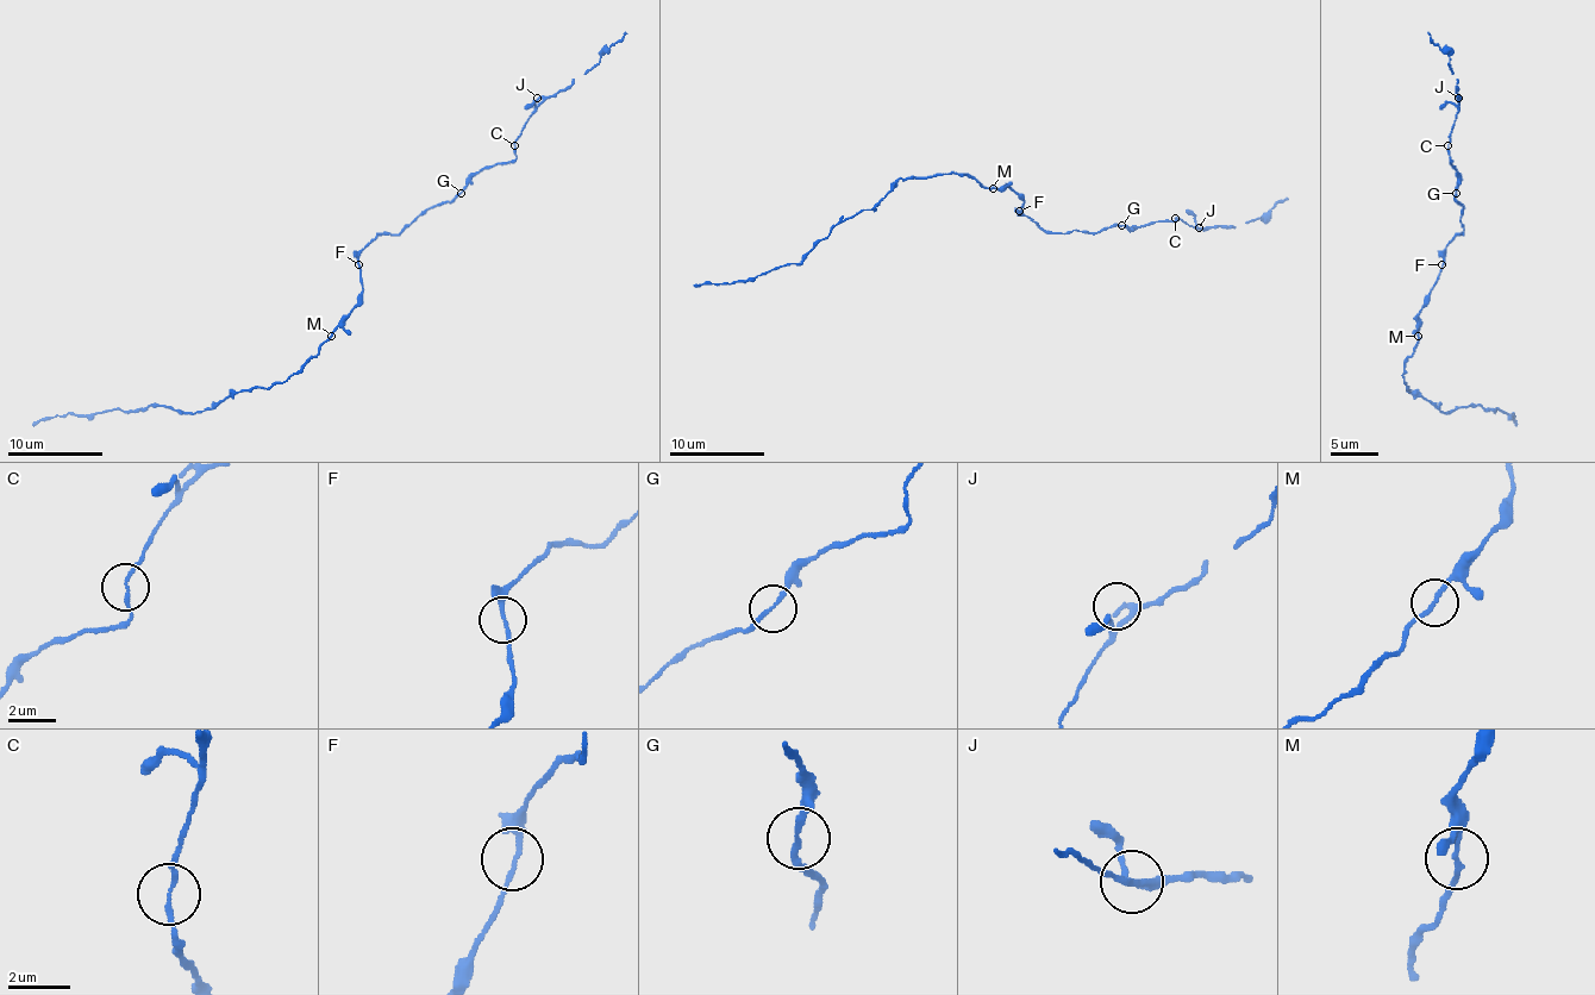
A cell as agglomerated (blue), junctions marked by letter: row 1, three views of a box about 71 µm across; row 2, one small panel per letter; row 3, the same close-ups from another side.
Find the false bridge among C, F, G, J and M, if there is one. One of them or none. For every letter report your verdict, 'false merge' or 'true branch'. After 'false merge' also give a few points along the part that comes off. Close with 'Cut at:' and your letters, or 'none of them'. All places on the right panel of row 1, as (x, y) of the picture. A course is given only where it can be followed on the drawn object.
C: true branch
F: true branch
G: true branch
J: true branch
M: true branch
Cut at: none of them

